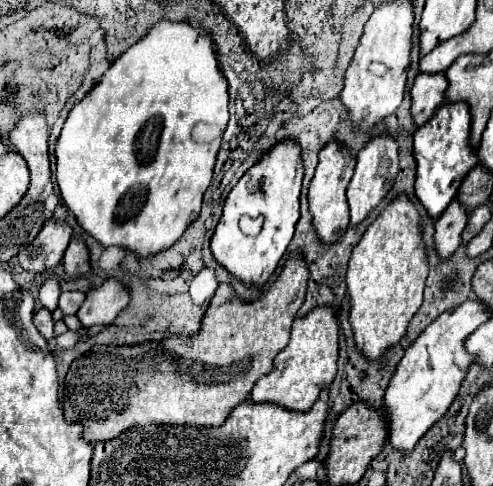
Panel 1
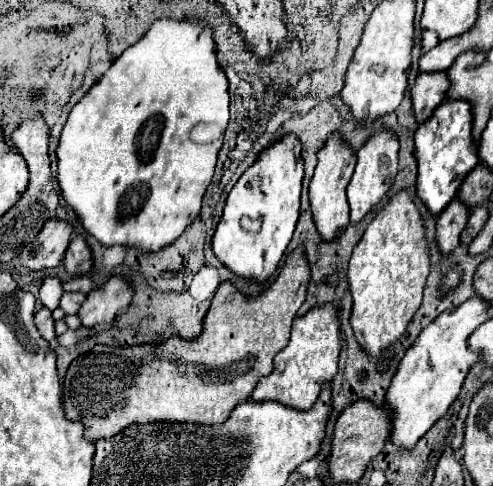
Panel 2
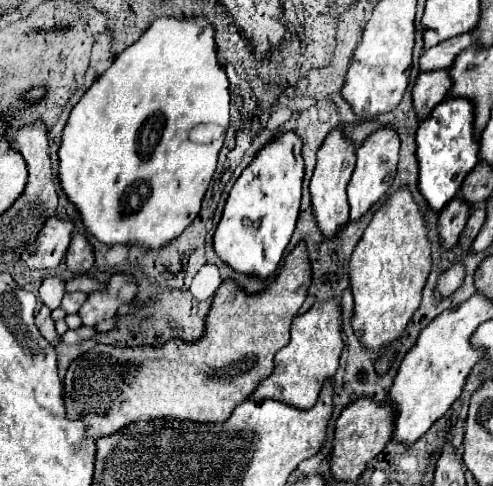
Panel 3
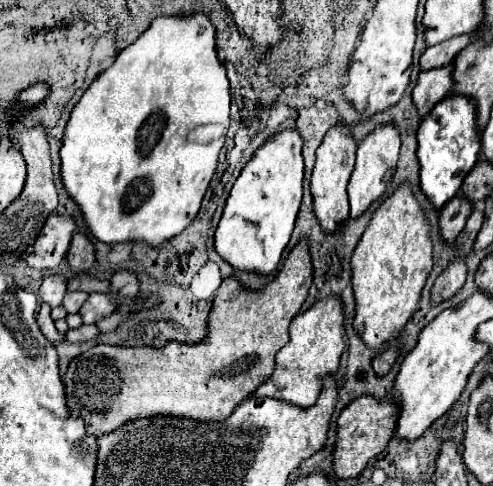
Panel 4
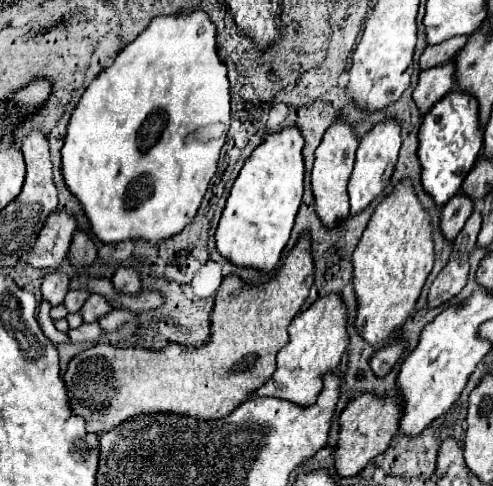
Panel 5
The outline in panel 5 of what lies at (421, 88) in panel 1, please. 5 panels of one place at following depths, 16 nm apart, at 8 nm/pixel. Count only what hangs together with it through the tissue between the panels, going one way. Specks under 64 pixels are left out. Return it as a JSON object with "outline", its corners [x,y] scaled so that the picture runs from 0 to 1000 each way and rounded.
{"outline":[[[892,132],[892,140],[868,140],[852,148],[840,206],[856,235],[864,235],[892,202],[925,177],[925,132]]]}

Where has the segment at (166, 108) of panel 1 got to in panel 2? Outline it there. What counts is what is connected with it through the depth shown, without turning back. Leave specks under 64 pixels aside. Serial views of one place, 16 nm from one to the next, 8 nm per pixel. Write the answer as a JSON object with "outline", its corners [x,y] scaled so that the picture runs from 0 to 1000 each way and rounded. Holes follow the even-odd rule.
{"outline":[[[345,37],[316,41],[316,49],[308,49],[308,58],[276,91],[256,99],[227,128],[227,136],[203,156],[203,165],[195,165],[187,173],[187,181],[166,198],[166,206],[146,222],[138,251],[126,267],[122,296],[114,309],[114,317],[118,317],[118,374],[122,374],[122,387],[126,387],[134,416],[150,428],[166,465],[211,506],[252,502],[260,510],[284,510],[288,519],[316,519],[316,514],[349,502],[349,494],[357,494],[377,473],[377,465],[385,465],[389,453],[406,440],[410,403],[430,370],[430,358],[438,346],[438,325],[442,325],[442,313],[450,305],[454,272],[462,263],[462,243],[467,243],[462,214],[467,214],[462,160],[438,123],[430,58],[414,41],[365,41],[365,45],[345,41]],[[402,255],[422,255],[430,263],[426,292],[389,292],[385,276]]]}

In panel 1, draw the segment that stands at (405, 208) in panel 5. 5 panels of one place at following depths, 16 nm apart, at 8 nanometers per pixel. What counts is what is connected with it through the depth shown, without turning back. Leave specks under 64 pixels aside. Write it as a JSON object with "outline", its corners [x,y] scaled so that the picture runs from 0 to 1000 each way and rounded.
{"outline":[[[799,403],[742,469],[706,543],[706,605],[714,613],[710,667],[726,720],[746,733],[746,741],[771,741],[779,724],[819,691],[836,650],[856,626],[864,568],[868,523],[848,432],[828,403]]]}

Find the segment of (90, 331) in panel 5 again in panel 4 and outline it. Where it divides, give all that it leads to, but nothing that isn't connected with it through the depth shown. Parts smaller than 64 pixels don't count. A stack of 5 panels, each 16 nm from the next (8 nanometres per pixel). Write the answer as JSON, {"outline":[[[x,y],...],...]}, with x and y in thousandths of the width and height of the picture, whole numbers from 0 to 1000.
{"outline":[[[166,667],[154,679],[138,679],[134,700],[138,704],[178,704],[178,700],[195,700],[199,687],[203,687],[199,667]]]}

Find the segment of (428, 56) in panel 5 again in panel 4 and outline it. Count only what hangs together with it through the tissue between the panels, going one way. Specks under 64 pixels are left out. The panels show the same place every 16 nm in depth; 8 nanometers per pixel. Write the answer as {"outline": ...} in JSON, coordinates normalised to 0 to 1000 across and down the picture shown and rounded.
{"outline":[[[941,70],[941,74],[921,74],[913,82],[901,82],[897,91],[884,95],[868,95],[860,103],[860,111],[852,115],[852,144],[872,144],[872,140],[892,140],[901,132],[917,132],[921,115],[949,95],[957,70]]]}

